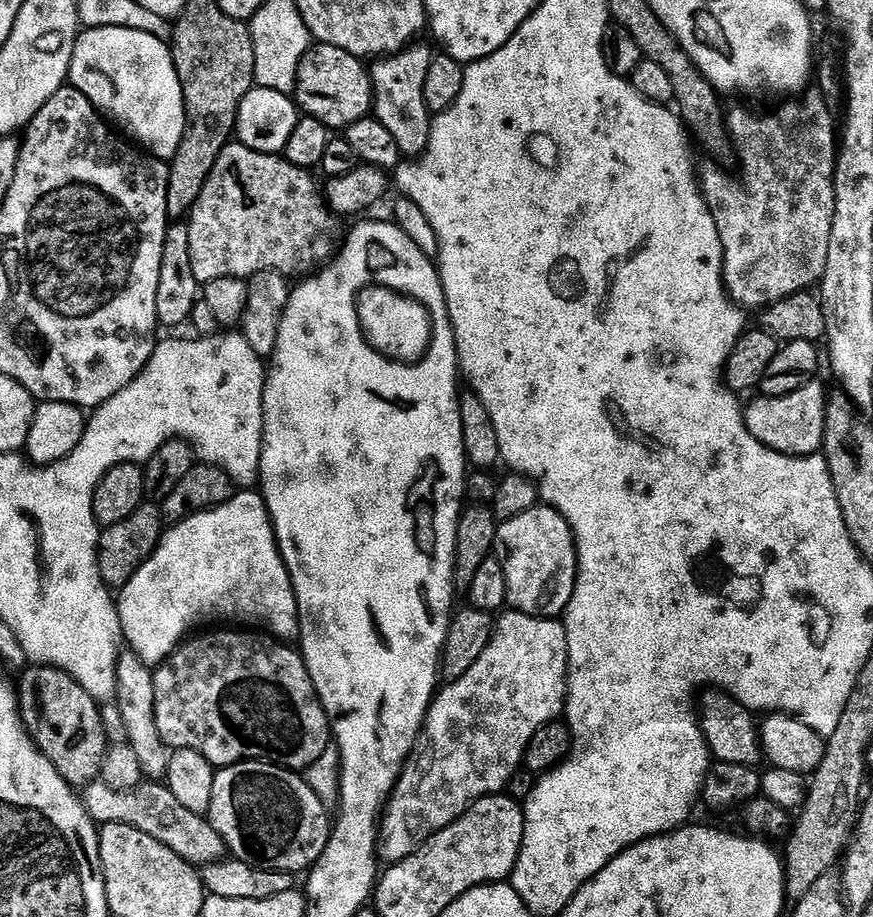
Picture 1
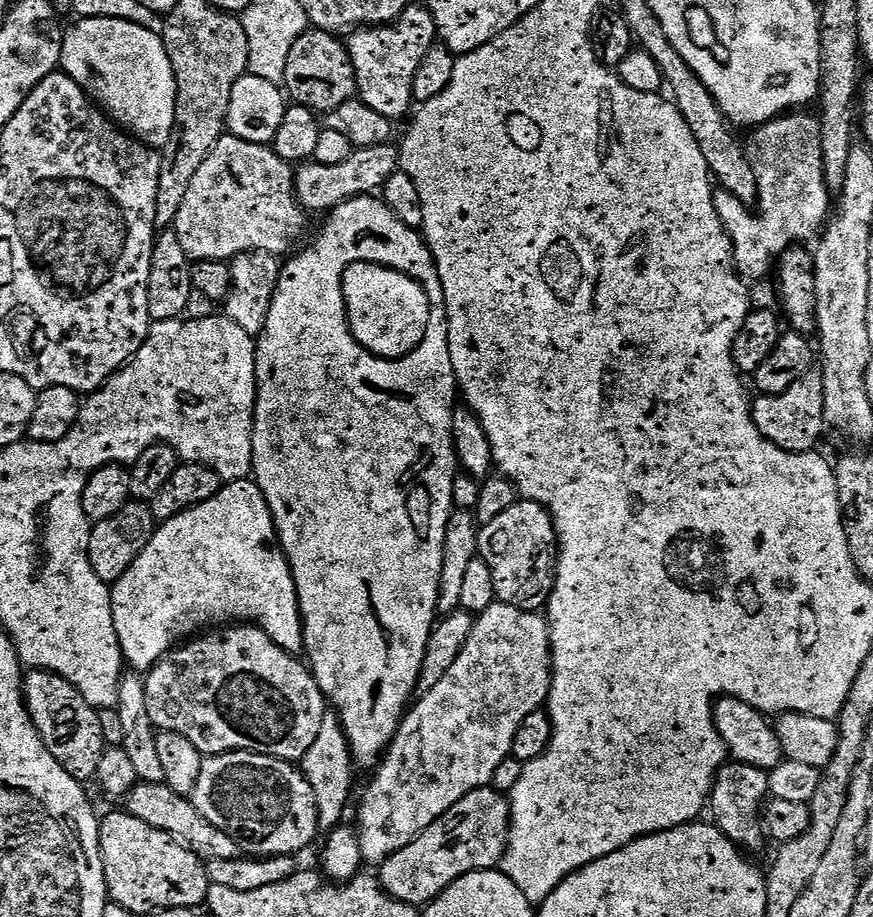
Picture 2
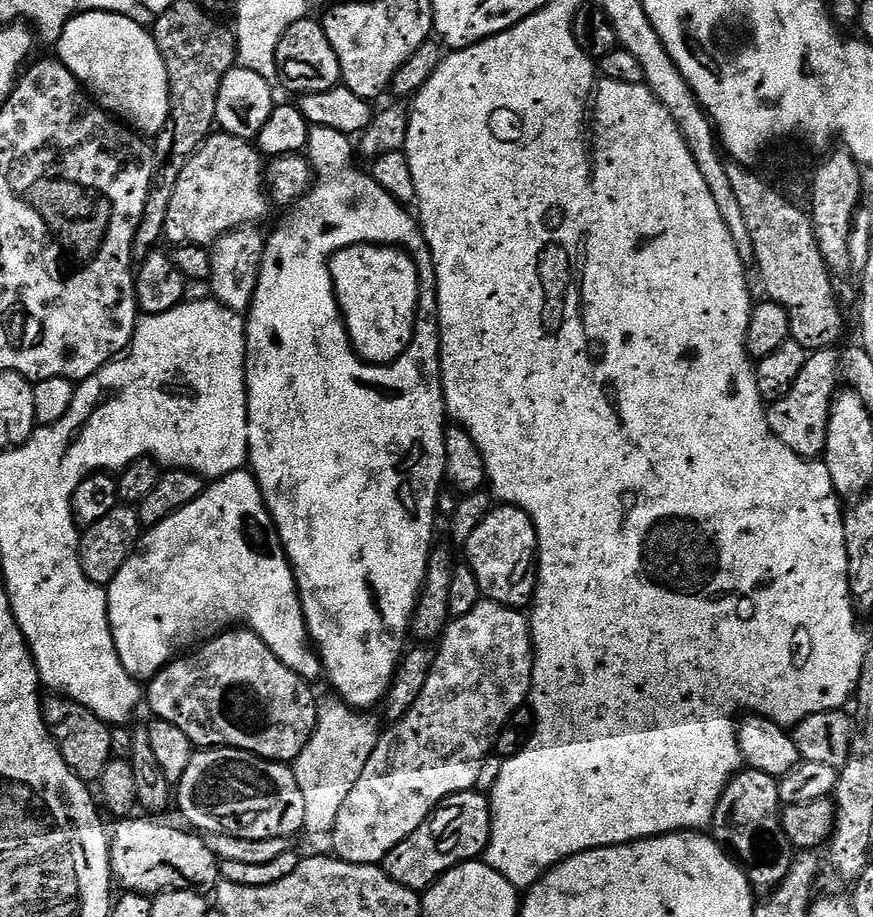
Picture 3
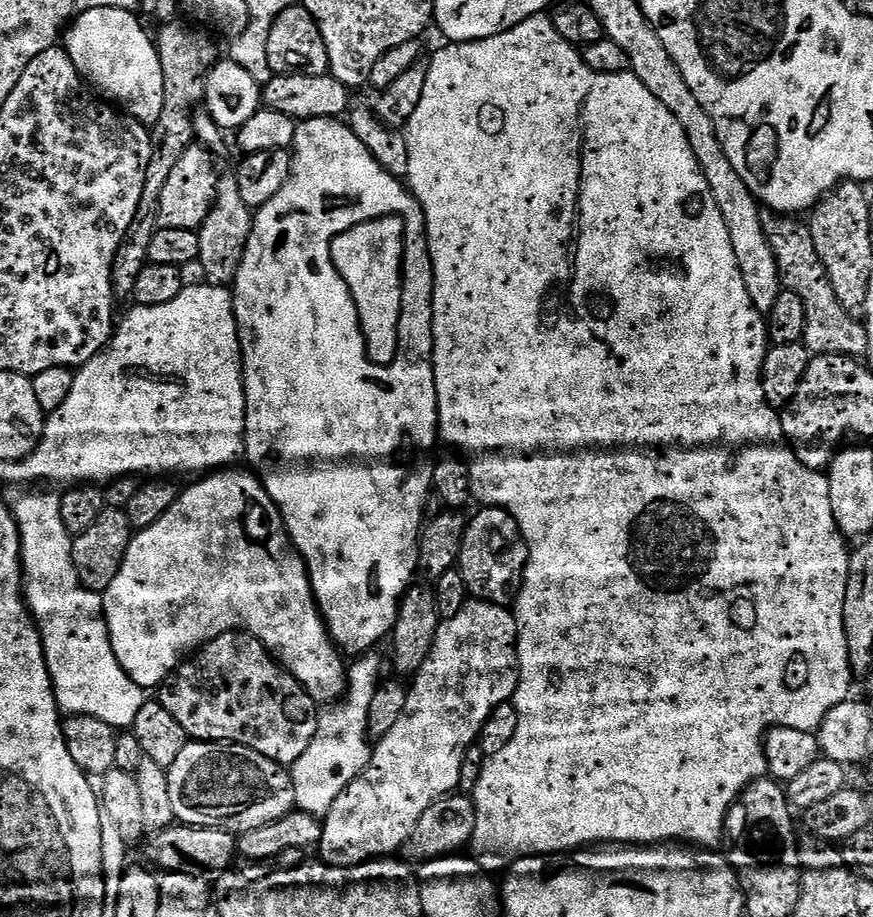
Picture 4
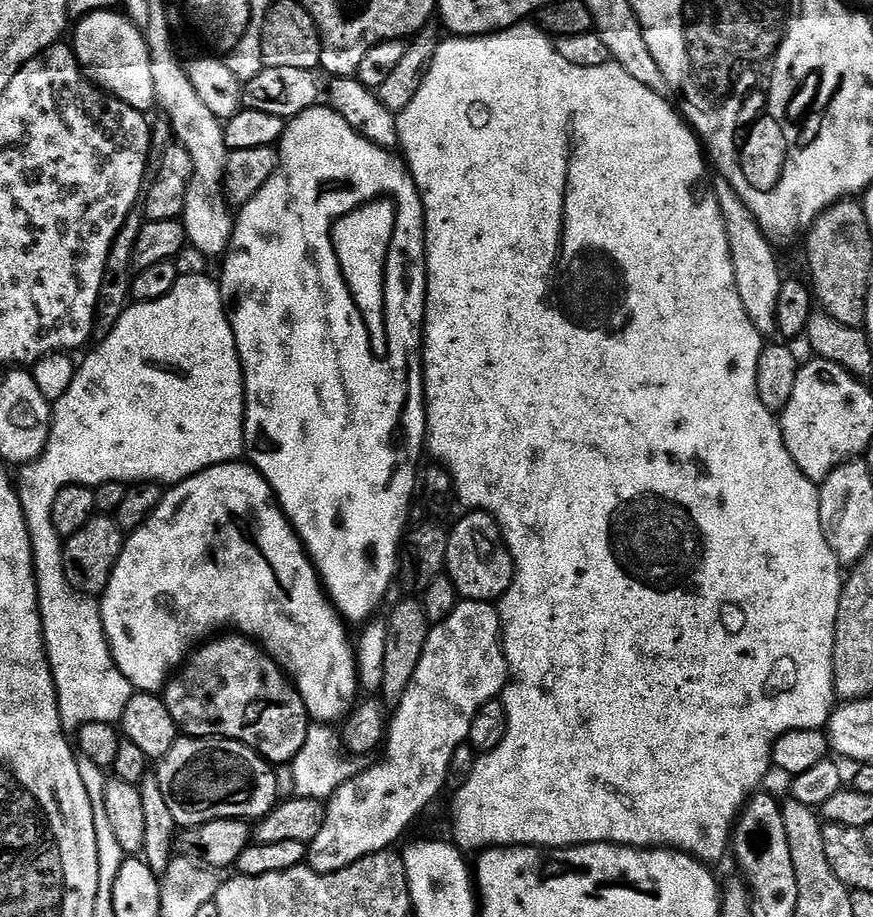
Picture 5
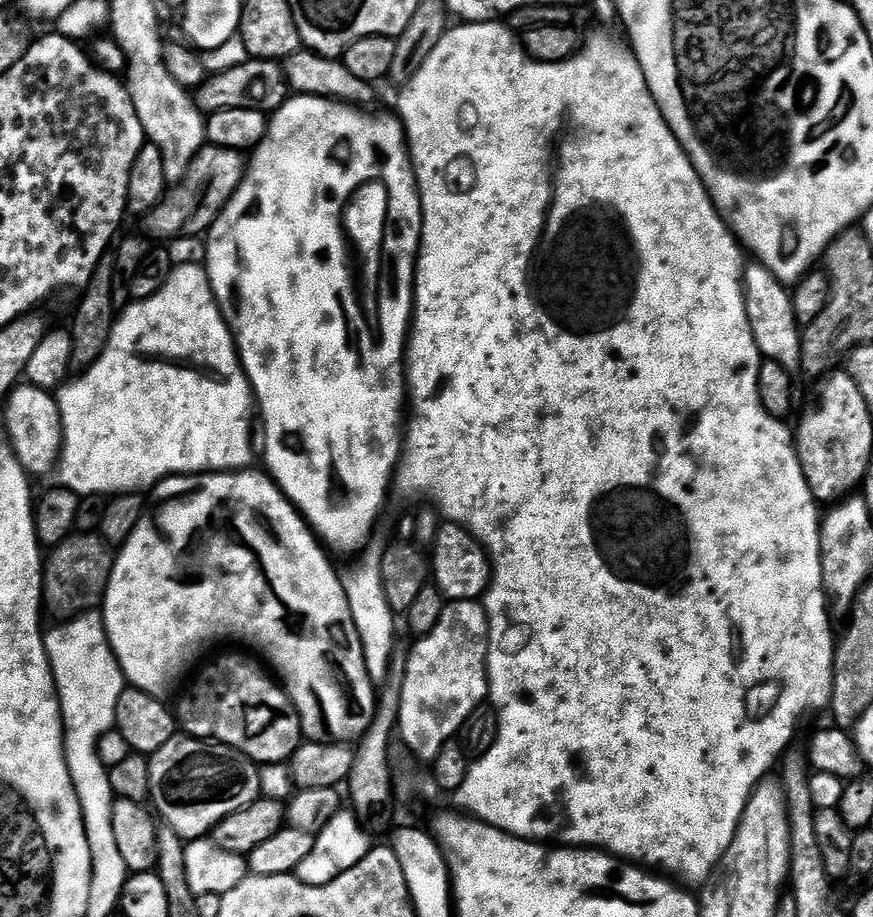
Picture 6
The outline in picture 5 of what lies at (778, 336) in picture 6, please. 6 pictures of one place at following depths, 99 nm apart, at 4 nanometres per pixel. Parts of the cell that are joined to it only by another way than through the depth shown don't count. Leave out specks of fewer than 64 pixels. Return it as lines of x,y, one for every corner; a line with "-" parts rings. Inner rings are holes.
724,190
723,193
721,191
718,199
720,208
724,212
724,221
728,227
728,241
730,242
736,285
738,286
738,294
742,298
742,306
746,310
746,314
750,314
750,322
754,322
754,326
759,330
761,336
775,337
778,332
776,311
778,310
778,296
782,283
780,264
776,261
777,249
772,241
764,235
758,222
750,214
750,210
737,198
735,192

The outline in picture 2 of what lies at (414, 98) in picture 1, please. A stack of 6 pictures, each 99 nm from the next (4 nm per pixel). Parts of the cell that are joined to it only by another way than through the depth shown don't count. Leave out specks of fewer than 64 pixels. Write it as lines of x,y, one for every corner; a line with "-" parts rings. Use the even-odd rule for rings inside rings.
426,6
423,10
404,11
397,20
383,26
360,26
351,33
352,36
346,40
348,57
352,60
352,70
356,75
356,91
359,99
363,100
370,110
378,110
387,120
399,122
408,112
408,107
413,107
412,79
418,70
418,62
426,58
426,50
437,43
436,23
432,12

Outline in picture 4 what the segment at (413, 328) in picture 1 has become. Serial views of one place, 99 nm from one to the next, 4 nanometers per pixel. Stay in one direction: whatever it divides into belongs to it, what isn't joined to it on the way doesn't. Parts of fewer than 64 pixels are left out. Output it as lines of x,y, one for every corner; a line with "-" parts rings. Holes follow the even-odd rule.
398,216
396,220
388,220
388,218
378,218
376,222
356,222
356,224
349,225
348,228
341,229
340,232
336,232
336,246
334,246
334,266
338,270
340,275
340,282
346,285
346,290
352,298
352,304
358,304
360,306
360,312
362,312
362,348
363,354
366,354
372,362
380,362
380,364
386,364
390,362
392,358
398,358
398,352
400,352
400,322
402,322
402,312
404,312
404,288
406,288
406,218
404,216

